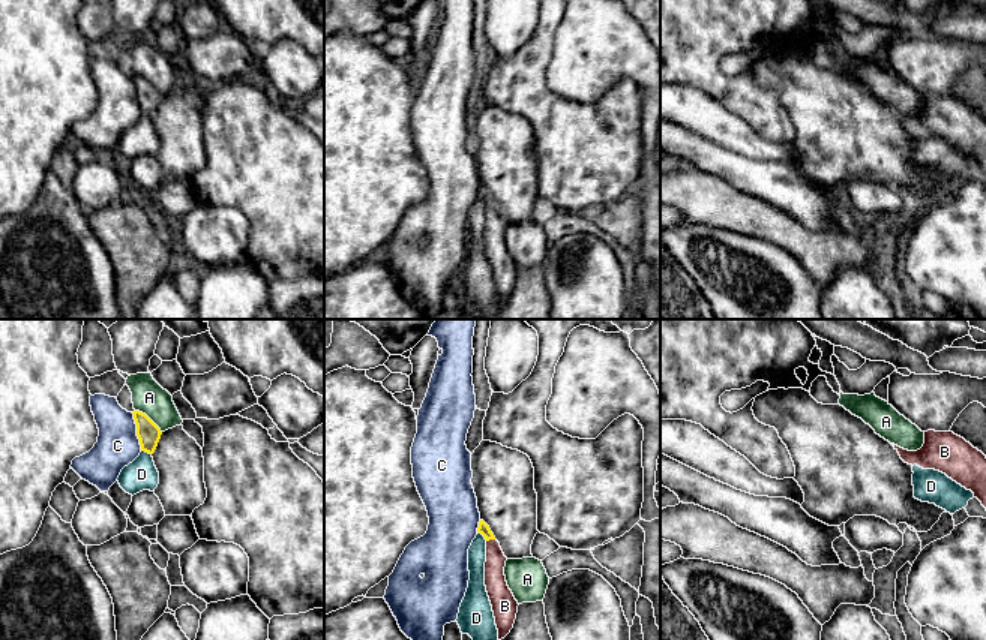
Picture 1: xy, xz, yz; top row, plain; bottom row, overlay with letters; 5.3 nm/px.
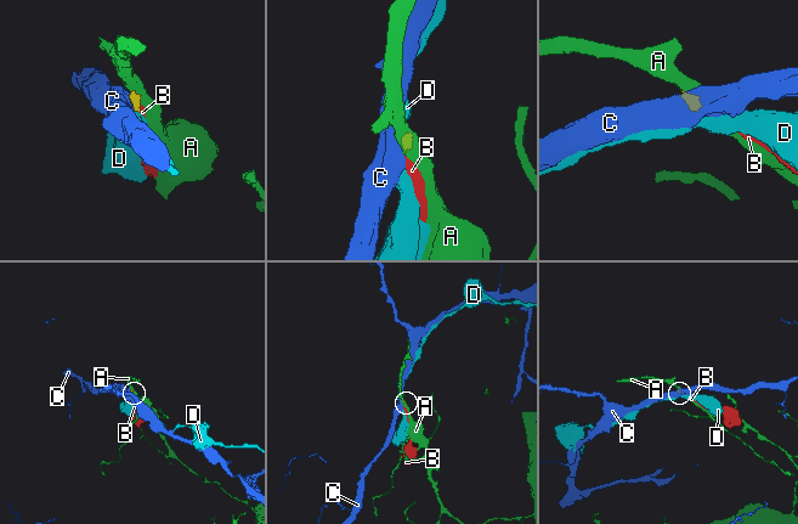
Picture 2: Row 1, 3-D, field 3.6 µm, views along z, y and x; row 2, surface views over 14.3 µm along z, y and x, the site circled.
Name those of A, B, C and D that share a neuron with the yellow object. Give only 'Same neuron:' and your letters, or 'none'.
Same neuron: B

